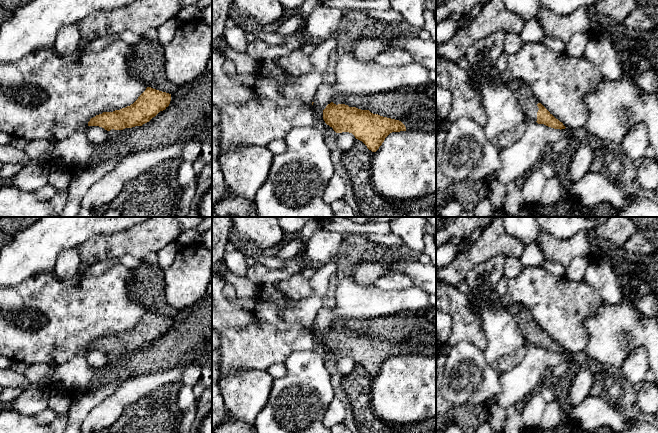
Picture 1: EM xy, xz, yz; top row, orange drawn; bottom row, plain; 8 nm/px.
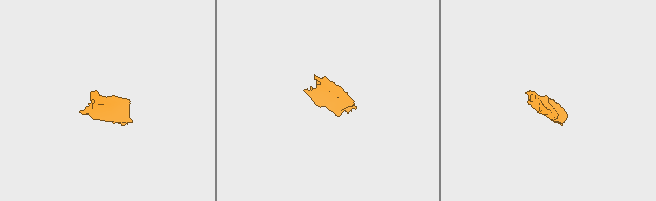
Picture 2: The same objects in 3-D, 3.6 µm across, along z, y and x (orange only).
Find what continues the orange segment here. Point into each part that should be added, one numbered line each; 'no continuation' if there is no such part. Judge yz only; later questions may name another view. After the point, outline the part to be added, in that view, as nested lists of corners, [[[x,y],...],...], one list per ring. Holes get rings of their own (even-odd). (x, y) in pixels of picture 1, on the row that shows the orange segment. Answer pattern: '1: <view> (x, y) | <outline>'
1: yz (524, 94) | [[[512,81],[508,83],[509,89],[515,94],[528,121],[537,121],[537,104],[539,101],[533,94],[532,89],[523,81]]]

